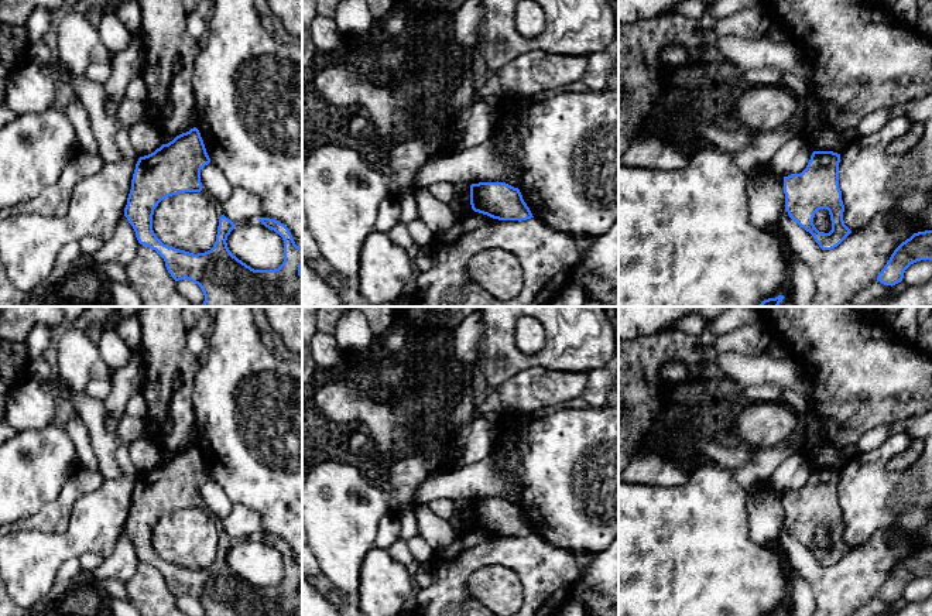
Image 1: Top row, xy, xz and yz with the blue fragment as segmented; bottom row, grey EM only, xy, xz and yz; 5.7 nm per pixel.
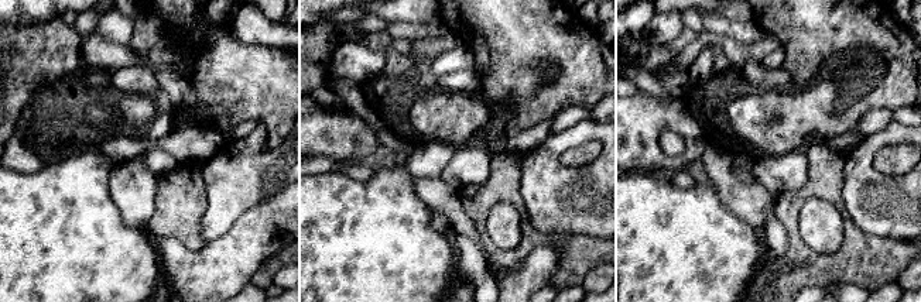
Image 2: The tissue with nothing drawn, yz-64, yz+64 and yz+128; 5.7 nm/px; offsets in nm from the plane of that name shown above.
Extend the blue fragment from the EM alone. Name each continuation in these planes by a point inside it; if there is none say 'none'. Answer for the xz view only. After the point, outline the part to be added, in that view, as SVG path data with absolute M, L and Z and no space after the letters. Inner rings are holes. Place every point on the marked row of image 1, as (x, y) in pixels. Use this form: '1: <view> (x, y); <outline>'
none

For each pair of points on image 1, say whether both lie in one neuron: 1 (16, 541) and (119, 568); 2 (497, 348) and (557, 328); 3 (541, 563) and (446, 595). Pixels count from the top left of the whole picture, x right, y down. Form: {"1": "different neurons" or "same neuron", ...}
{"1": "different neurons", "2": "same neuron", "3": "same neuron"}

